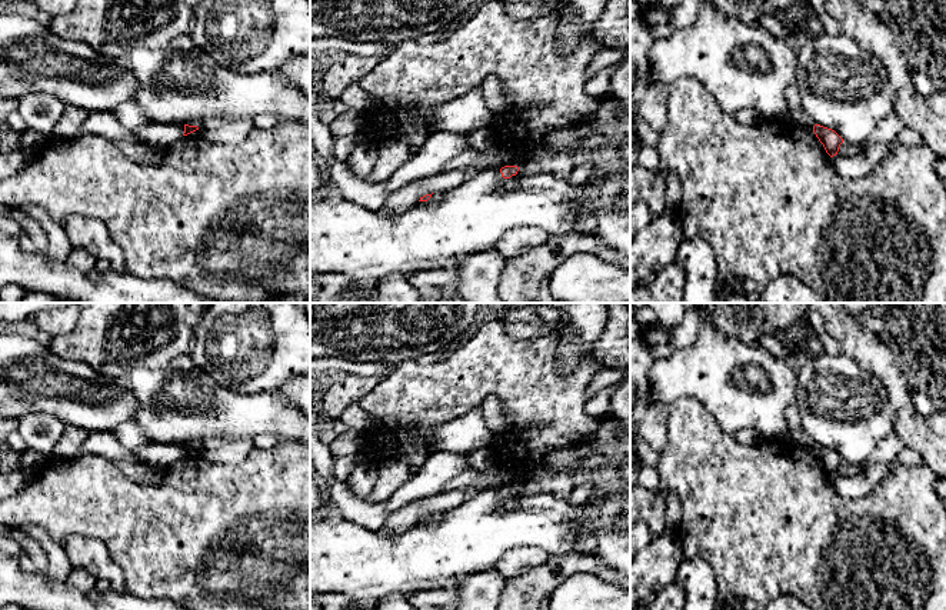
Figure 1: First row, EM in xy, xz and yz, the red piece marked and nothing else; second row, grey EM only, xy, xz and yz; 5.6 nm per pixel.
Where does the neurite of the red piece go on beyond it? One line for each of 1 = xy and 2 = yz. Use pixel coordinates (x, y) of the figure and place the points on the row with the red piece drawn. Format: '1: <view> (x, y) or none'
1: none
2: none

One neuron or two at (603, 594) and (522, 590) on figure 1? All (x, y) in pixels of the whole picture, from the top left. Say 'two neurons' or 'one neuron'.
two neurons

